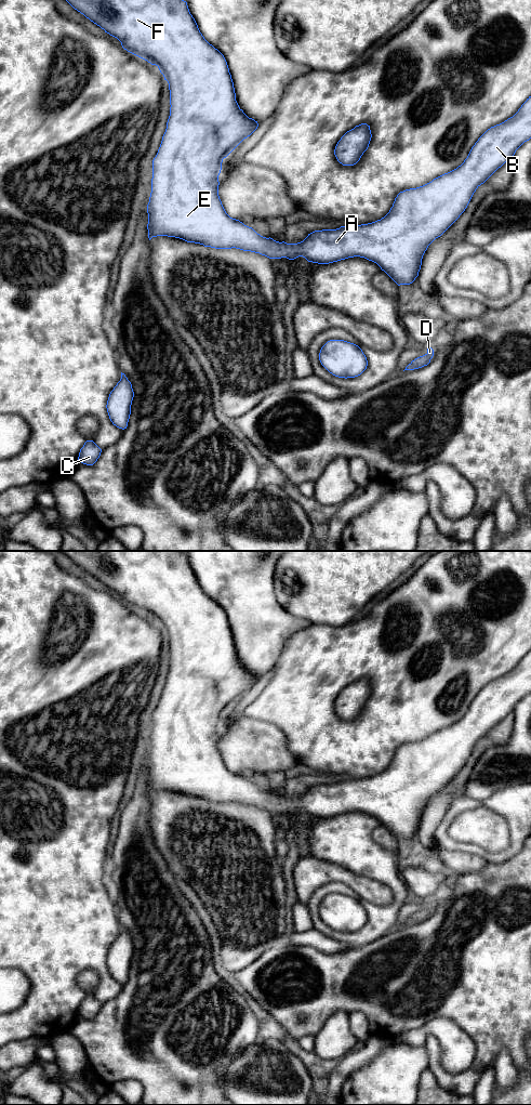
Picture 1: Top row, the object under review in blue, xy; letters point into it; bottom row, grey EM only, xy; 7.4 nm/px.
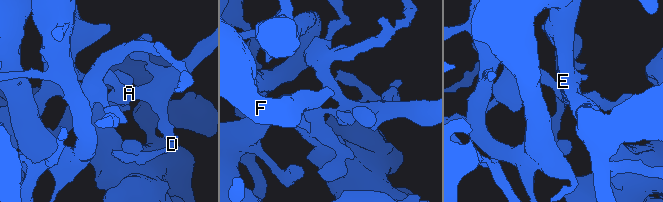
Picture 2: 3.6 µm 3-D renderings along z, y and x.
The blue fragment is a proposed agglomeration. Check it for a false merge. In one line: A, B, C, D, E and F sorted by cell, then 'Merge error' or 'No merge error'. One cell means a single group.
Groups: A B C D E F. No merge error

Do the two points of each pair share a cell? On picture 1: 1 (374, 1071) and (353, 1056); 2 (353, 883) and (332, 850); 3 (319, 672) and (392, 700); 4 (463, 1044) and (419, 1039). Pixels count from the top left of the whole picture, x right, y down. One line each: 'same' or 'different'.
1: different
2: different
3: same
4: same

